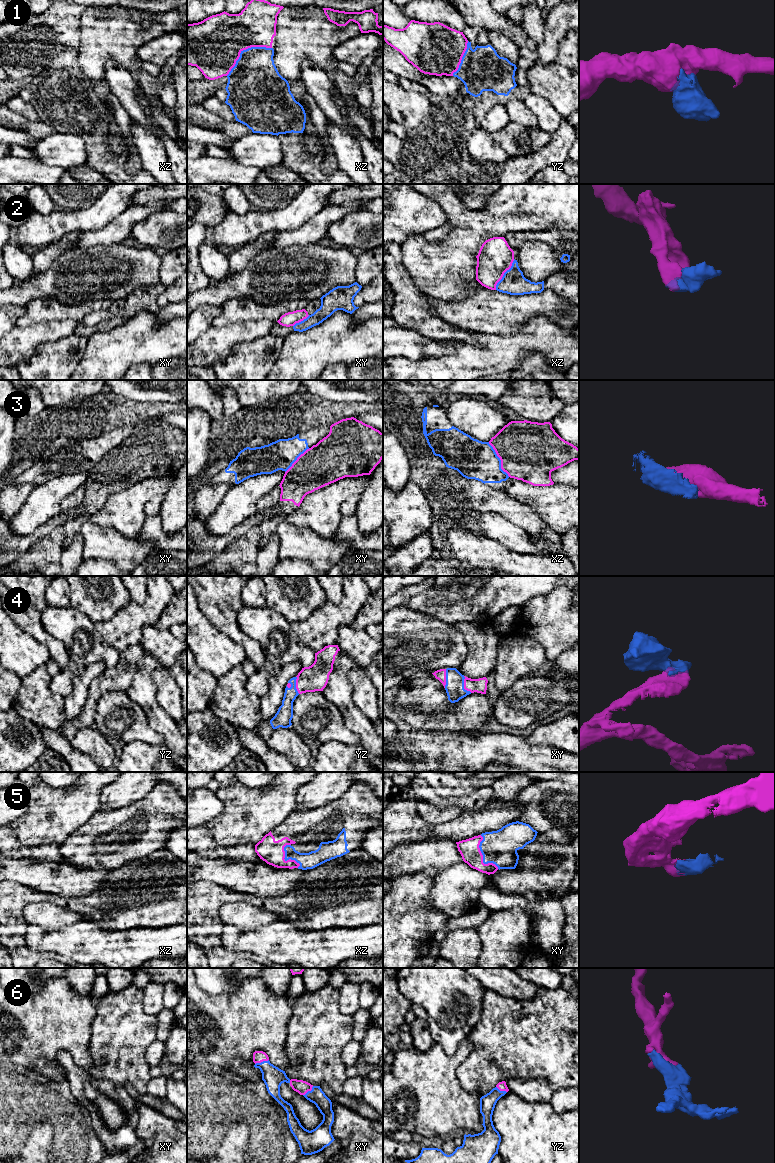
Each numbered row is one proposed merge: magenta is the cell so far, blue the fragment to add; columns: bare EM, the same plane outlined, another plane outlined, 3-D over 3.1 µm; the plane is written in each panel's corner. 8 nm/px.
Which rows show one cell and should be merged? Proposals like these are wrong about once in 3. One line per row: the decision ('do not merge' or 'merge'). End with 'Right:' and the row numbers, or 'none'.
1: do not merge
2: do not merge
3: do not merge
4: merge
5: merge
6: merge
Right: 4, 5, 6

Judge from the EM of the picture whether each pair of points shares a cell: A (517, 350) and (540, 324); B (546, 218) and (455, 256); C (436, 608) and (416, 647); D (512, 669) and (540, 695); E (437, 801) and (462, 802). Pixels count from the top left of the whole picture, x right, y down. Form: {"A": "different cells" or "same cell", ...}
{"A": "same cell", "B": "same cell", "C": "different cells", "D": "different cells", "E": "same cell"}

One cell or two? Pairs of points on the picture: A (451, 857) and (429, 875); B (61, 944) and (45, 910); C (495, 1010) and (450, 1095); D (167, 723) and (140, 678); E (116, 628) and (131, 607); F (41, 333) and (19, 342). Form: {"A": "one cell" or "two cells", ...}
{"A": "two cells", "B": "two cells", "C": "two cells", "D": "one cell", "E": "one cell", "F": "one cell"}

